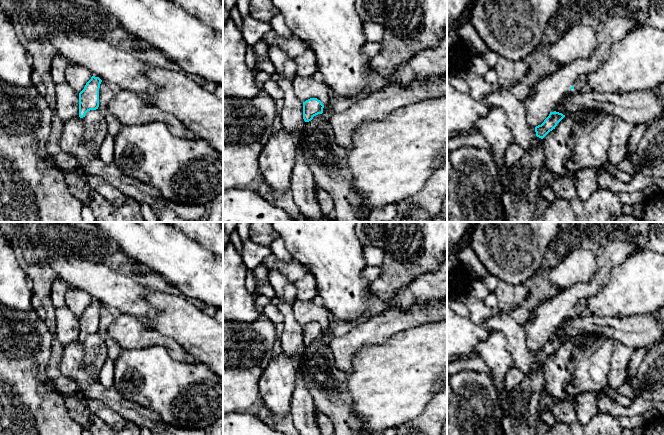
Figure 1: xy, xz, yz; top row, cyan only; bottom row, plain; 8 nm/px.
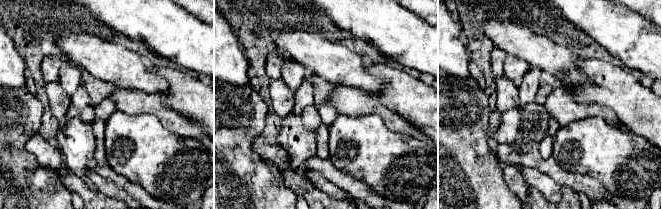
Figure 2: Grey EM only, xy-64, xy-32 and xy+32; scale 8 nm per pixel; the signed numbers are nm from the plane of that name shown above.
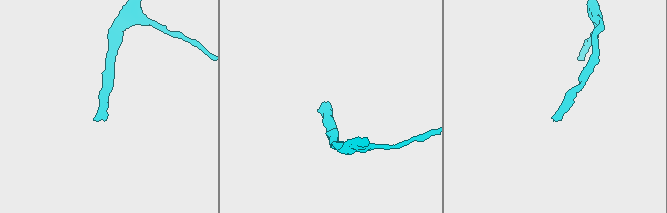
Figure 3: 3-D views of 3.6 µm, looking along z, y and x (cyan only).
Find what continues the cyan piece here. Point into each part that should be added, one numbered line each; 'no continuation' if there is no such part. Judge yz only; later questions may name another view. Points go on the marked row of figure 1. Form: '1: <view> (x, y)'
1: yz (520, 198)

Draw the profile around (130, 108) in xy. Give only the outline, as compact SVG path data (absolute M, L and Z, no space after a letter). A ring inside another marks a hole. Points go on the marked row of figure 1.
M121 90L115 94L105 113L115 116L120 121L122 127L162 122L177 137L191 140L198 139L175 116L148 103L143 95L132 91Z

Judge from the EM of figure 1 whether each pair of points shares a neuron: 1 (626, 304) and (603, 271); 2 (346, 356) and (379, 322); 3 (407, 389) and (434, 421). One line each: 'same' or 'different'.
1: different
2: same
3: different

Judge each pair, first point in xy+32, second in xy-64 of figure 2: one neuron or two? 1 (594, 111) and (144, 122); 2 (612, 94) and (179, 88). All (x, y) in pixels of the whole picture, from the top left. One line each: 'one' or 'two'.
1: two
2: one

